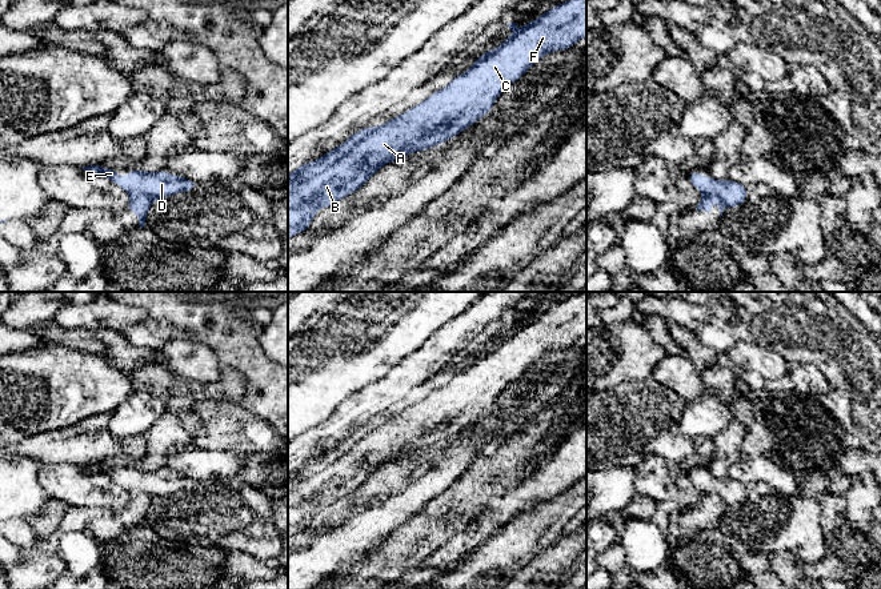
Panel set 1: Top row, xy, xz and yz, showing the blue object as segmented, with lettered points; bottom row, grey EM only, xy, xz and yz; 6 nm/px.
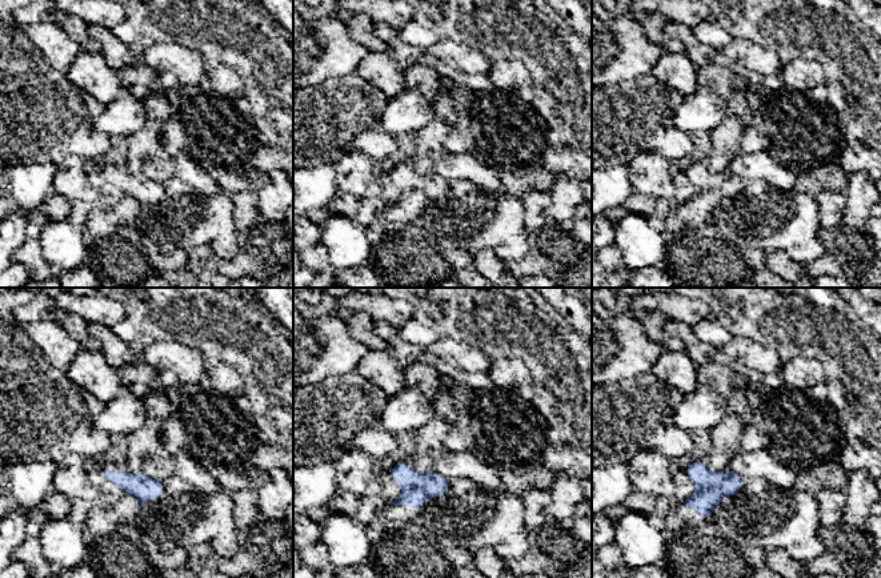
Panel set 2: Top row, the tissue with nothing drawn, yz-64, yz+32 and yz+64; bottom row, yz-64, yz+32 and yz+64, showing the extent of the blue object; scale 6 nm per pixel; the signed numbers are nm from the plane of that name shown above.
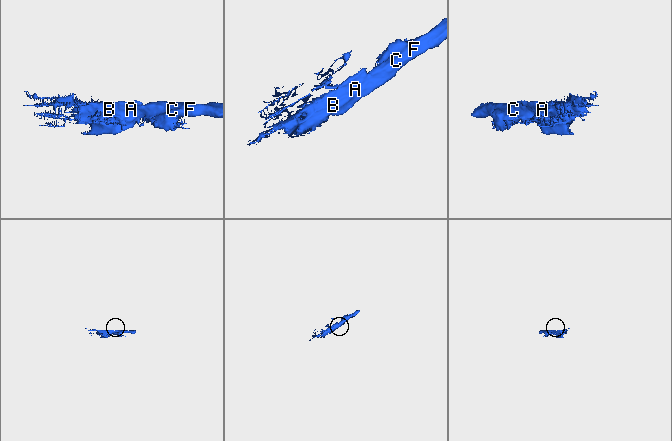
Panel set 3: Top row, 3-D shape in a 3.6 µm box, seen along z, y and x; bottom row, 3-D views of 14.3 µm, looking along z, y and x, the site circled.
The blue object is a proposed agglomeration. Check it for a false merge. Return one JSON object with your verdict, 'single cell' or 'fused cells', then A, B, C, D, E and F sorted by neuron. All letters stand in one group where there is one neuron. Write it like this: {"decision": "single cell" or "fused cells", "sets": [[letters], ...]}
{"decision": "single cell", "sets": [["A", "B", "C", "D", "E", "F"]]}

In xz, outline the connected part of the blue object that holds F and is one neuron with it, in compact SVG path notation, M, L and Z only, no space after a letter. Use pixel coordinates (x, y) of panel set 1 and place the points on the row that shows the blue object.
M566 0L520 29L516 23L508 27L516 33L496 49L477 56L472 68L456 76L442 89L431 93L419 105L389 119L381 127L359 129L348 141L324 153L319 160L293 169L288 176L288 239L309 231L309 224L319 209L331 207L361 189L383 165L409 153L433 148L465 131L489 113L496 99L544 55L569 49L580 39L586 37L586 0Z

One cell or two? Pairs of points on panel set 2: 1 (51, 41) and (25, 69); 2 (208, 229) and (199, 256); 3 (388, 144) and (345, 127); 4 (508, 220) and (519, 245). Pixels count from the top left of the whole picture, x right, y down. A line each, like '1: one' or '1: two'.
1: one
2: two
3: one
4: one

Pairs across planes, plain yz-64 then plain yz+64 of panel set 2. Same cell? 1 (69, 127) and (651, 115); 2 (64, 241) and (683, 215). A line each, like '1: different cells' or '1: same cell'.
1: same cell
2: different cells

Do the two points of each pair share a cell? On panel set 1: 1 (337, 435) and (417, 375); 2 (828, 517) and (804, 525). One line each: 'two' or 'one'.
1: one
2: two

